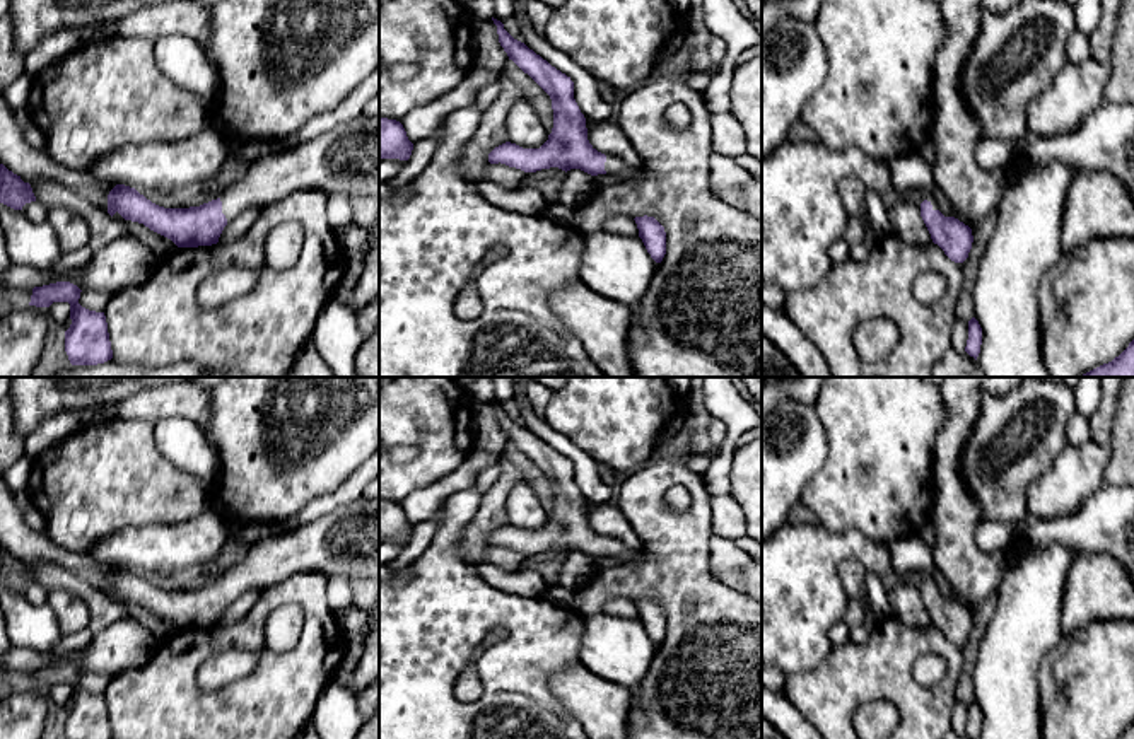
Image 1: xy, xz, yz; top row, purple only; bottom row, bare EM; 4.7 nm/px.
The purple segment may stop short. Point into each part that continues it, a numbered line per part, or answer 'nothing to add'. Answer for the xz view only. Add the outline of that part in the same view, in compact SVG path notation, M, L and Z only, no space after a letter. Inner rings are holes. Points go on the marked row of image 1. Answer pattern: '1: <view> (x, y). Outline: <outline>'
1: xz (613, 166). Outline: M606 157L605 171L608 176L618 176L622 181L635 181L642 179L646 171L642 166L639 167L628 167L622 159L618 157Z

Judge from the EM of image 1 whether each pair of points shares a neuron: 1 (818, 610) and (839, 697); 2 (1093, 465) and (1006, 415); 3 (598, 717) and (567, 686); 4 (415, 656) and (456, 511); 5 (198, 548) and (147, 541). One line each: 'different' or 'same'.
1: different
2: different
3: same
4: same
5: same

